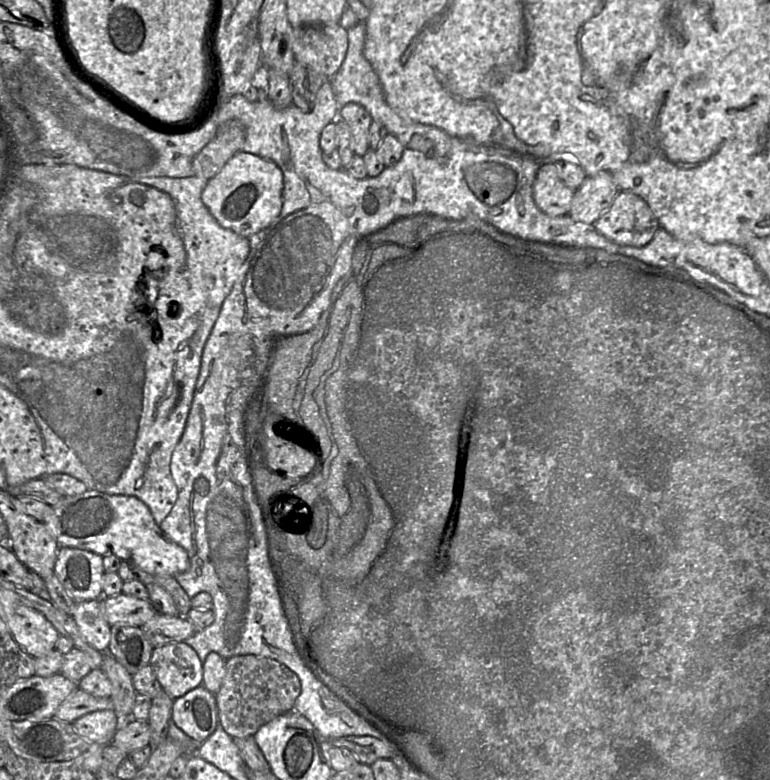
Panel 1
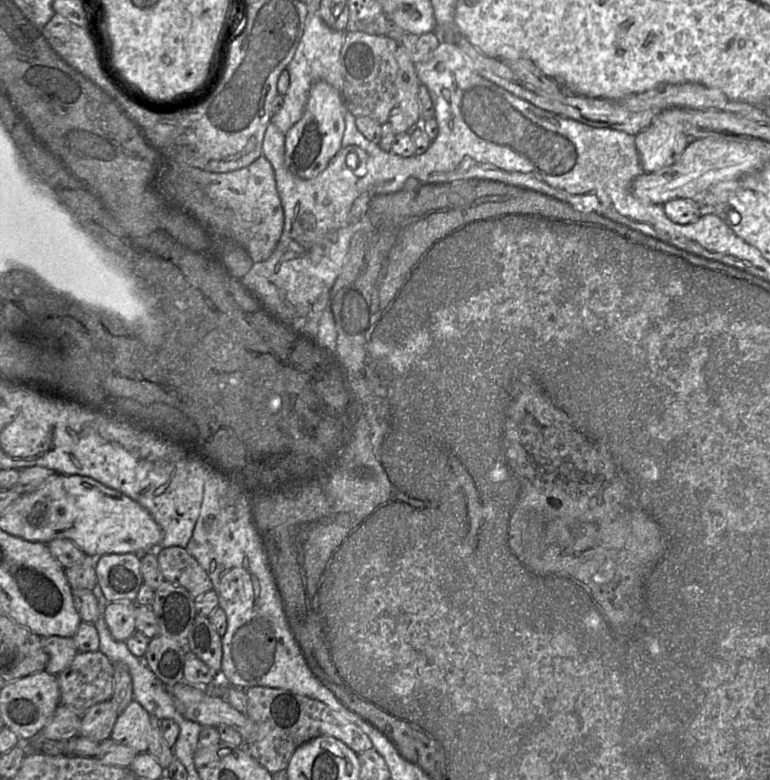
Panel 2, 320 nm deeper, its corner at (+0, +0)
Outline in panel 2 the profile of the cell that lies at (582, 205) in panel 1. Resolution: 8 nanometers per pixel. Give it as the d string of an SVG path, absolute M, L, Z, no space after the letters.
M663 110L648 127L635 135L643 171L653 173L673 164L690 141L682 125L672 121L672 112Z

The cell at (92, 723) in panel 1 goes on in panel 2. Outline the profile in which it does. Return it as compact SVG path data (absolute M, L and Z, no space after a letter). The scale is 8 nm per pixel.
M133 700L118 715L110 738L131 747L137 753L147 753L150 727L150 714Z

